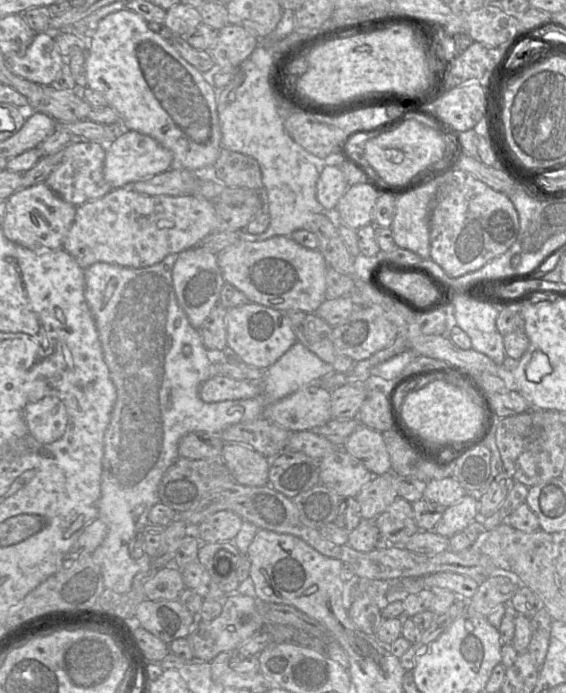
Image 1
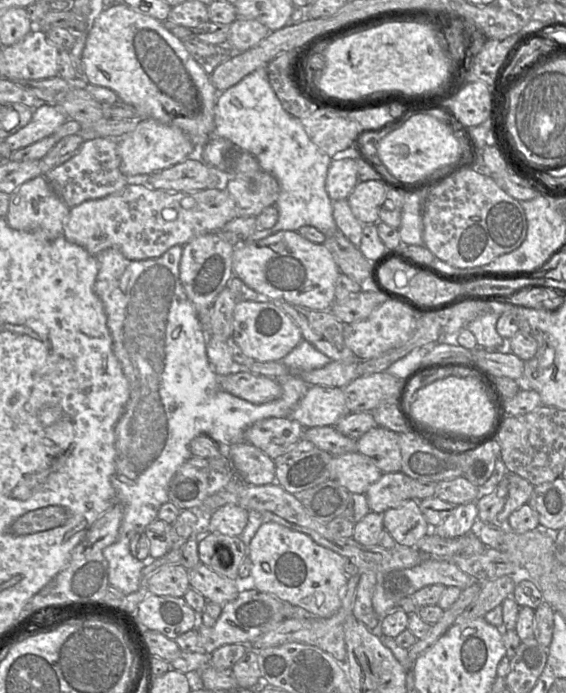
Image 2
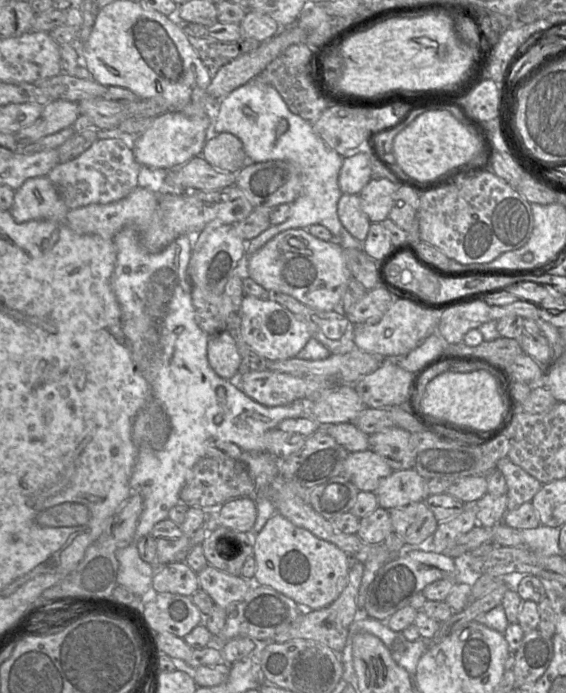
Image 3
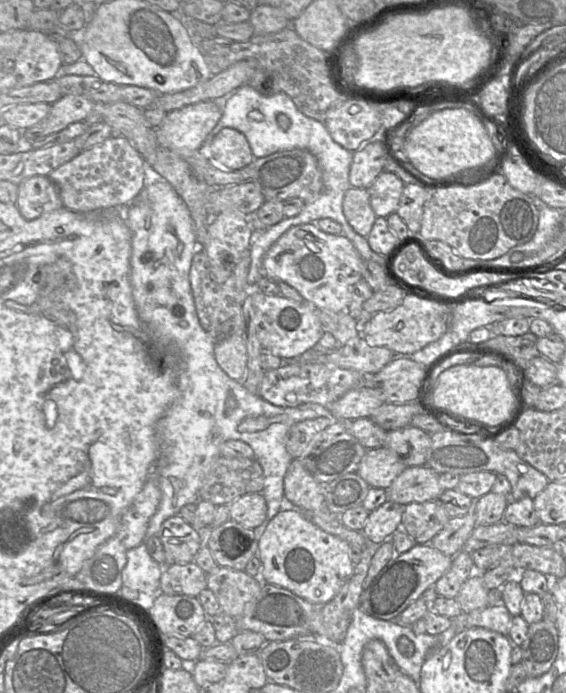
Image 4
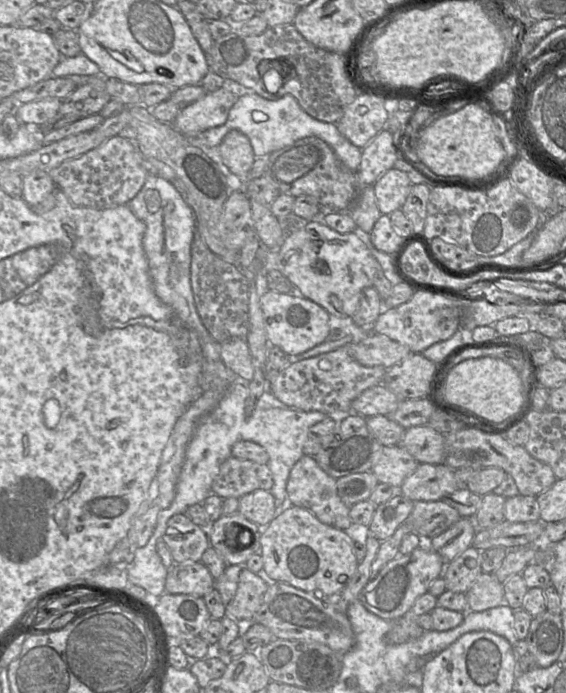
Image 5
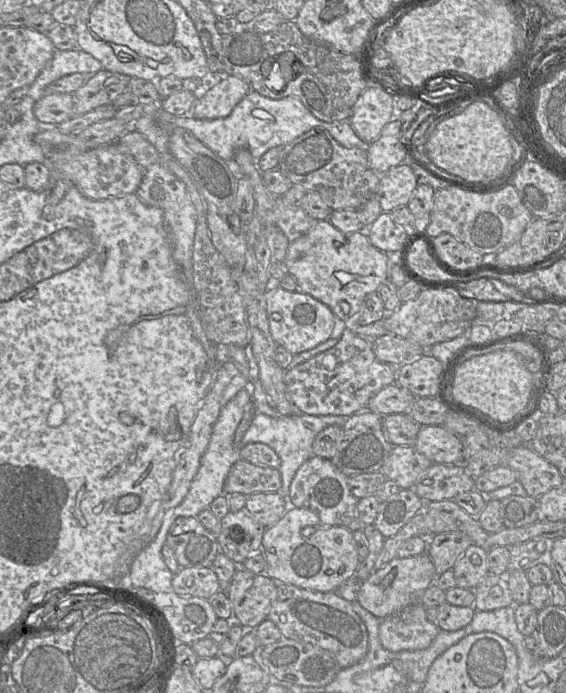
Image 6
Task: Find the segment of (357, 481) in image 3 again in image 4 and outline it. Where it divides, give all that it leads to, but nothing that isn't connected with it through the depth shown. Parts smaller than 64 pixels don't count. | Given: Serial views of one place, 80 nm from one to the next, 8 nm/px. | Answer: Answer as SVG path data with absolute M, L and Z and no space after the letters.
M378 447L367 450L356 473L370 487L386 489L406 467L393 450Z

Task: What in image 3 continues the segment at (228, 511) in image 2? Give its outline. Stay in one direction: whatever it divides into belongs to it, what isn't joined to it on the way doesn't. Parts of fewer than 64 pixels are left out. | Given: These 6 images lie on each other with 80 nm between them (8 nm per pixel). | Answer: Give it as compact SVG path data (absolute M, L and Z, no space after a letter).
M252 496L231 499L218 508L219 526L239 532L249 532L257 518L255 498Z

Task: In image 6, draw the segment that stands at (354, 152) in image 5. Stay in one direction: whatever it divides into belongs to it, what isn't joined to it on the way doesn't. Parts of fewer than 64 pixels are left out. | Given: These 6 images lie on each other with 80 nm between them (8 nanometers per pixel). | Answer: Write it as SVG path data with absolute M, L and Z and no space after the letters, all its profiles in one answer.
M251 90L226 118L197 119L190 115L177 116L161 109L150 110L132 124L132 130L143 134L161 156L169 152L167 132L161 127L167 125L189 131L197 140L211 149L226 162L232 161L239 148L246 148L258 161L269 149L285 146L313 128L323 128L342 146L347 148L368 149L354 132L349 121L323 122L317 119L296 96L271 99Z

